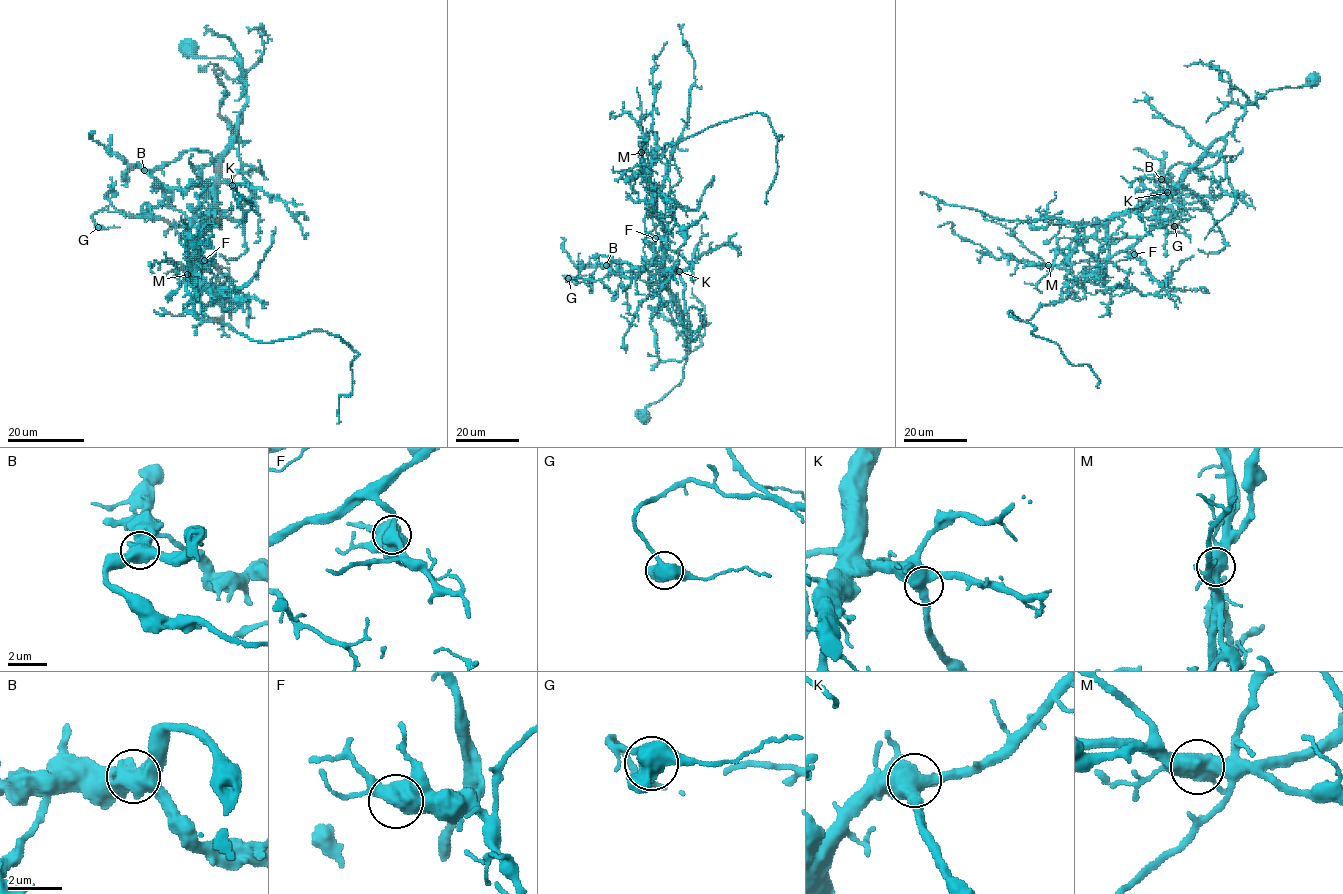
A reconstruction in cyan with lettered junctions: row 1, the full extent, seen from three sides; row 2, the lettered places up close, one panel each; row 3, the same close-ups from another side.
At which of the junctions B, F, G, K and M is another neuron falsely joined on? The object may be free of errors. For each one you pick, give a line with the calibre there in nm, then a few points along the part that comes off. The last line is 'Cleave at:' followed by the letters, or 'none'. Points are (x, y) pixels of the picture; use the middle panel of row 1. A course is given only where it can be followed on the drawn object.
M: Thickness 550 nm. Course of the part to remove: (642, 152), (645, 175), (665, 144), (764, 114), (774, 134), (782, 137), (765, 202)
Cleave at: M

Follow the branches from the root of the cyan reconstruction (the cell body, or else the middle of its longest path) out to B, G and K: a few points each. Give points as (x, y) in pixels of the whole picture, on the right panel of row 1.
B: (1314, 81), (1268, 90), (1245, 107), (1234, 130), (1212, 145), (1196, 171), (1176, 163), (1169, 178), (1161, 179)
G: (1314, 81), (1268, 90), (1245, 107), (1234, 130), (1161, 200), (1159, 217), (1165, 221), (1172, 209), (1174, 226)
K: (1314, 81), (1314, 85), (1268, 90), (1249, 103), (1234, 130), (1219, 138), (1183, 181), (1167, 192)

